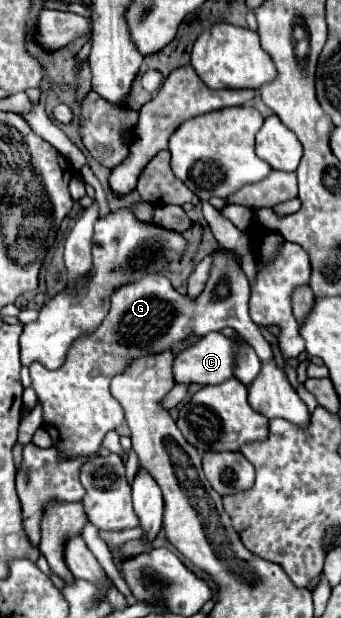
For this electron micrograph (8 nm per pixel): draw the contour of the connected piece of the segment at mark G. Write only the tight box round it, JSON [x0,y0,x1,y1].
[29,251,273,459]

